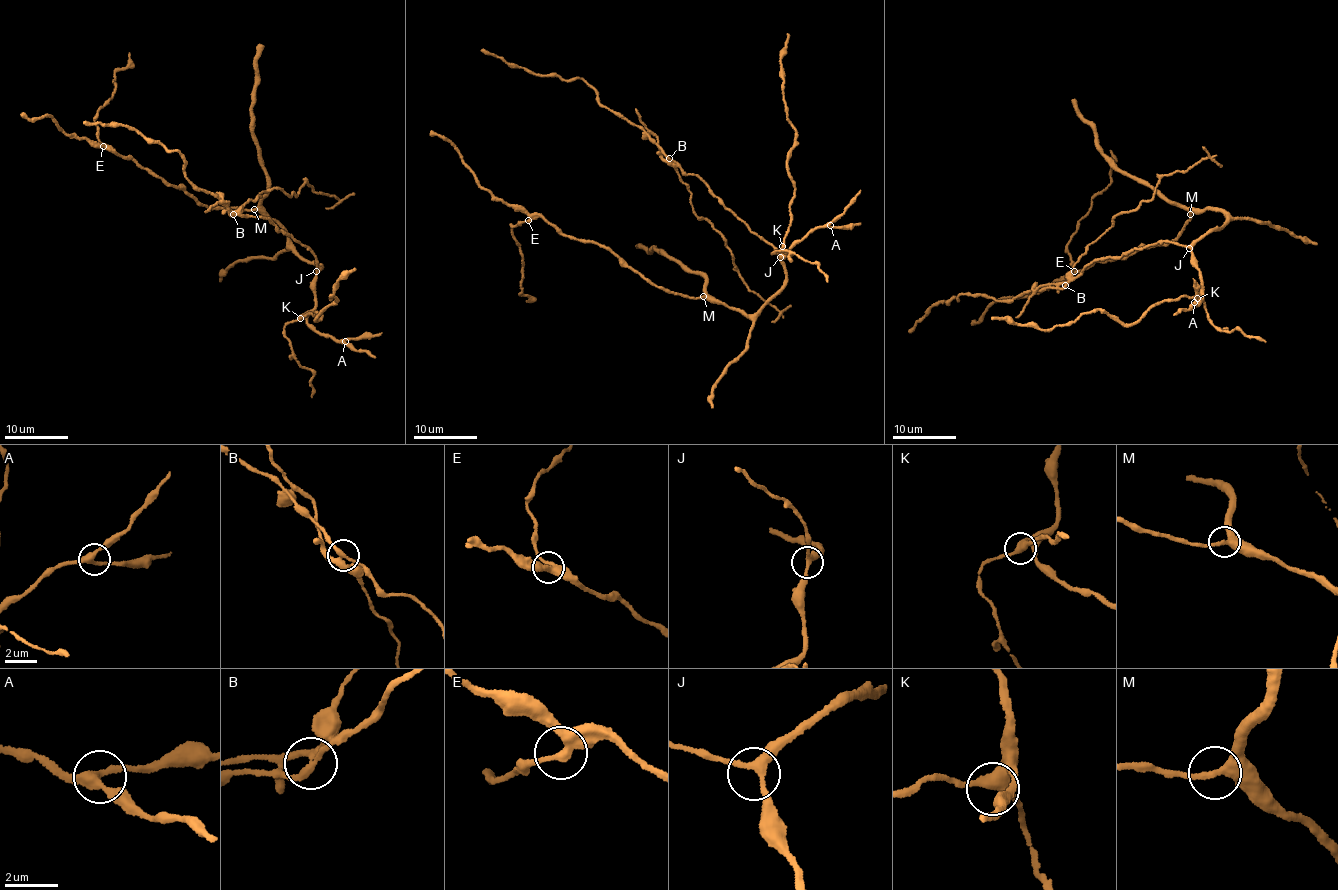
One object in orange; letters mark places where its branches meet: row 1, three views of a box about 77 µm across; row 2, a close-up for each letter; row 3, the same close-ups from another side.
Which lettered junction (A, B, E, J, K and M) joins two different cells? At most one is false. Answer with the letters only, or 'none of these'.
B

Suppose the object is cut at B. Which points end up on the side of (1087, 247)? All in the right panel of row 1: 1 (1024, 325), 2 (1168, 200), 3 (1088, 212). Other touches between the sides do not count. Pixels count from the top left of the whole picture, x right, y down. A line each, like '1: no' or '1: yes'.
1: no
2: no
3: no

